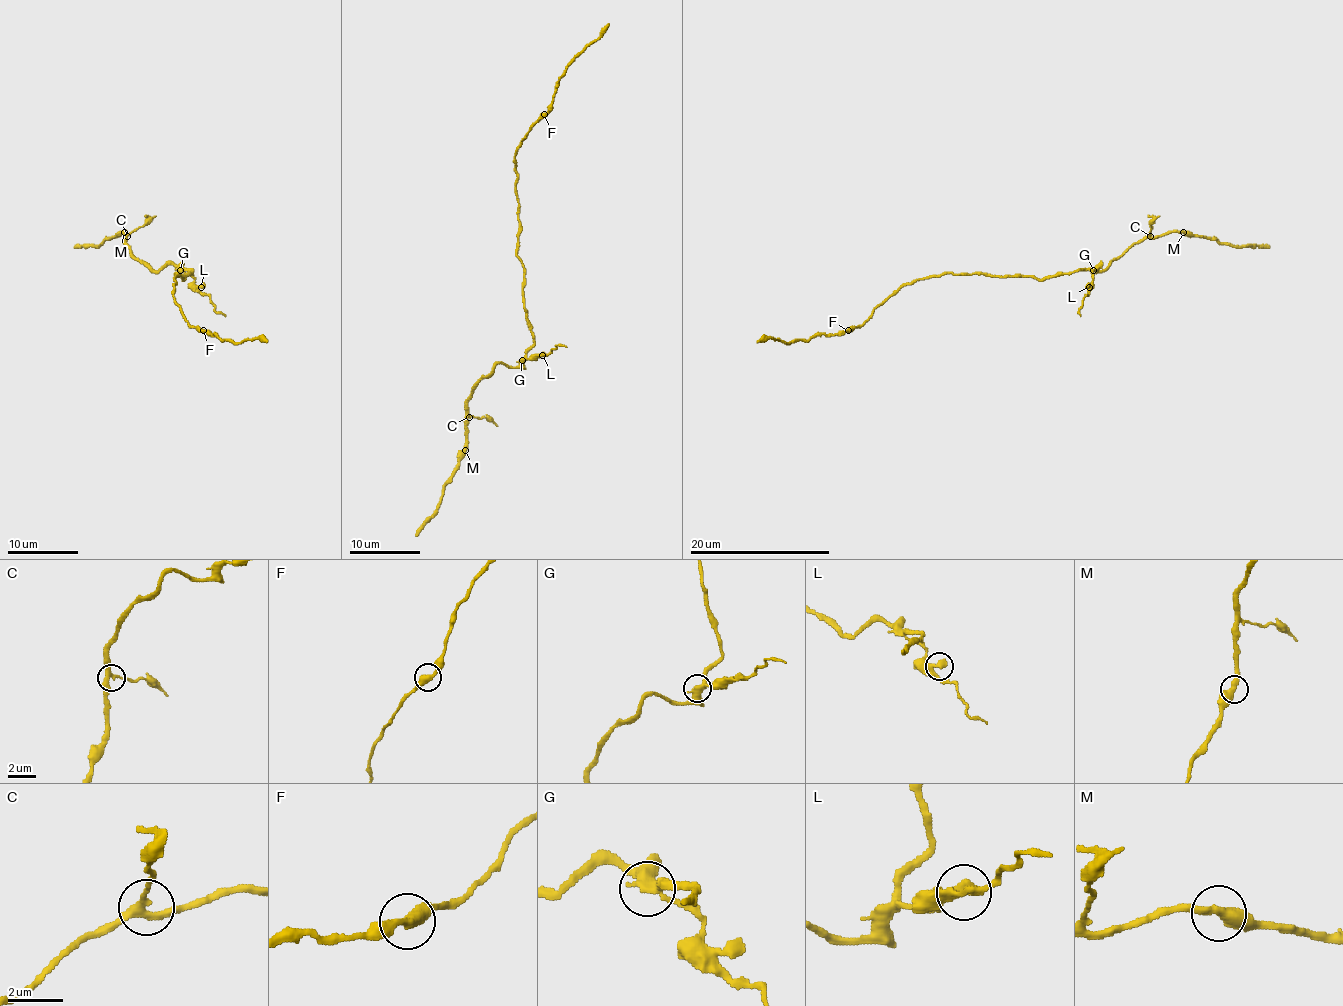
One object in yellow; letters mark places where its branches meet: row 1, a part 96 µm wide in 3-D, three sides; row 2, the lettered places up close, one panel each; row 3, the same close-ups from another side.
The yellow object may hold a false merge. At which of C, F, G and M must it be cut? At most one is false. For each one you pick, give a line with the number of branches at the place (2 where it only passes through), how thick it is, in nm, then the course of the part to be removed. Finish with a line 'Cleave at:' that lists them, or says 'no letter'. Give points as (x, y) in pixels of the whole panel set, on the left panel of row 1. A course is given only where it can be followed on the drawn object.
G: 3 | 360 nm | (180, 271), (194, 280), (196, 287), (225, 316)
Cleave at: G

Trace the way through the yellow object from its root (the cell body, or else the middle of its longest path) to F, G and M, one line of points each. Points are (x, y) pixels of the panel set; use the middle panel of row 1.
F: (523, 290), (523, 264), (518, 255), (519, 220), (514, 153), (526, 132), (544, 114)
G: (523, 290), (523, 304), (534, 344), (521, 360)
M: (523, 290), (523, 304), (534, 344), (518, 366), (507, 367), (497, 364), (477, 383), (467, 402), (465, 450)

